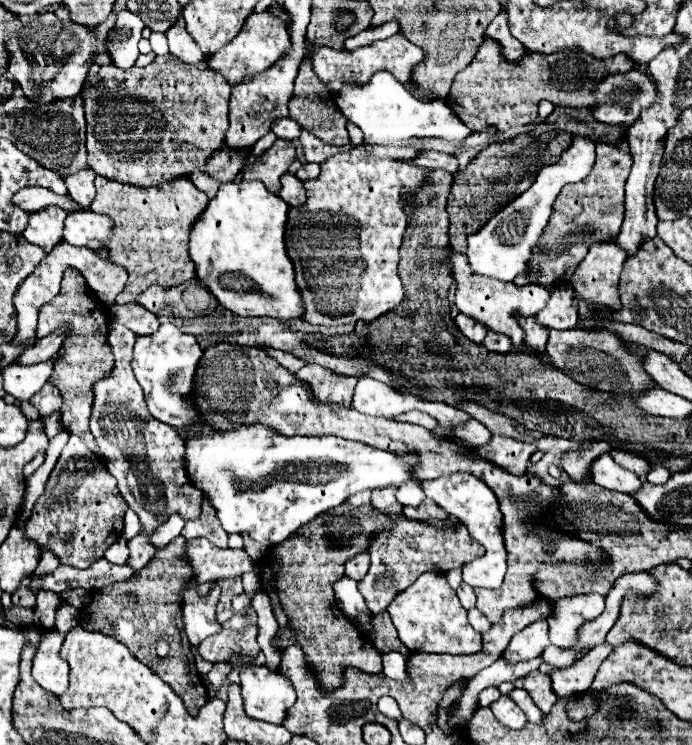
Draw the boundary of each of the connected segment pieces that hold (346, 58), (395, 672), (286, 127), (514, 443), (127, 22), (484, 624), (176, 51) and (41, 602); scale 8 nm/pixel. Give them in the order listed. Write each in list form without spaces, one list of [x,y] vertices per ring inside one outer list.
[[[398,32],[386,40],[378,40],[370,46],[364,46],[356,52],[346,52],[346,50],[332,50],[332,48],[326,48],[326,46],[314,46],[314,72],[318,74],[318,78],[330,88],[330,90],[342,90],[342,84],[350,84],[350,82],[356,82],[356,84],[366,84],[366,80],[370,80],[370,76],[378,70],[386,70],[386,72],[392,72],[396,80],[400,80],[402,84],[406,84],[406,90],[416,98],[416,100],[422,100],[422,102],[432,102],[436,100],[434,94],[424,94],[420,90],[414,88],[412,84],[412,68],[424,60],[424,52],[419,47],[411,43],[404,37],[402,32]]]
[[[388,652],[382,656],[382,666],[384,674],[394,680],[402,680],[402,676],[406,676],[406,658],[402,658],[400,652]]]
[[[280,118],[272,124],[272,132],[284,140],[296,140],[300,136],[300,124],[292,118]]]
[[[492,436],[488,444],[466,450],[474,452],[474,456],[482,456],[482,460],[490,460],[492,464],[498,464],[498,468],[522,476],[526,472],[530,456],[536,452],[536,446],[530,446],[522,440],[514,440],[508,436]]]
[[[120,10],[116,14],[114,30],[108,34],[106,42],[106,52],[114,66],[128,68],[136,62],[136,58],[140,56],[138,42],[142,38],[144,25],[140,16],[128,10]]]
[[[470,608],[468,610],[468,622],[474,626],[474,630],[480,630],[480,632],[484,632],[484,630],[490,630],[490,622],[482,616],[482,612],[478,612],[478,608]]]
[[[182,16],[178,20],[178,24],[174,24],[174,28],[170,28],[170,32],[166,32],[166,38],[168,38],[170,54],[178,56],[183,62],[198,64],[204,58],[199,46],[196,46],[196,42],[188,34]]]
[[[40,592],[38,594],[34,612],[36,612],[36,622],[42,628],[54,628],[54,614],[60,606],[58,598],[60,598],[60,594],[56,594],[56,592]]]

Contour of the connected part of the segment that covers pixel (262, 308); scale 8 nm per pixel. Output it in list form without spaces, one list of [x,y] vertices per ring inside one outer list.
[[[236,178],[218,190],[190,234],[188,252],[196,266],[196,278],[216,296],[218,304],[232,314],[298,320],[302,316],[302,300],[284,246],[290,206],[268,192],[258,180],[246,182]]]

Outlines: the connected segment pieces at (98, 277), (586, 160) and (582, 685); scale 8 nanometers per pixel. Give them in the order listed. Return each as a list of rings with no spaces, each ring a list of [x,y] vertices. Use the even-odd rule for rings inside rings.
[[[60,242],[38,266],[36,270],[20,284],[16,296],[14,296],[14,306],[18,310],[18,334],[12,342],[26,342],[30,338],[34,338],[36,334],[36,320],[38,320],[38,310],[40,306],[44,306],[46,302],[50,302],[58,292],[60,292],[60,282],[62,282],[62,274],[66,270],[78,270],[84,280],[88,282],[88,286],[98,294],[98,298],[104,302],[104,304],[114,304],[114,298],[116,294],[122,292],[128,276],[126,276],[126,270],[118,264],[112,264],[110,260],[102,260],[98,258],[90,248],[86,246],[72,246],[68,242]]]
[[[574,136],[568,150],[562,152],[556,164],[542,168],[534,180],[534,184],[520,194],[514,202],[510,202],[504,210],[500,210],[480,232],[468,236],[468,260],[474,272],[490,278],[498,278],[502,282],[512,282],[518,274],[528,270],[528,258],[532,244],[542,236],[548,218],[552,214],[552,204],[560,194],[562,186],[568,182],[580,182],[586,178],[594,166],[594,142],[584,136]]]
[[[610,644],[594,646],[582,660],[574,662],[570,668],[552,672],[550,678],[552,678],[552,690],[556,692],[556,696],[568,698],[574,694],[584,694],[590,688],[600,664],[606,660],[610,652],[612,652]]]

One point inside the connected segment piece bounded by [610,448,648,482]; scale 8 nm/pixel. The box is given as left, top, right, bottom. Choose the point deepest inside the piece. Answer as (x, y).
(638, 465)

